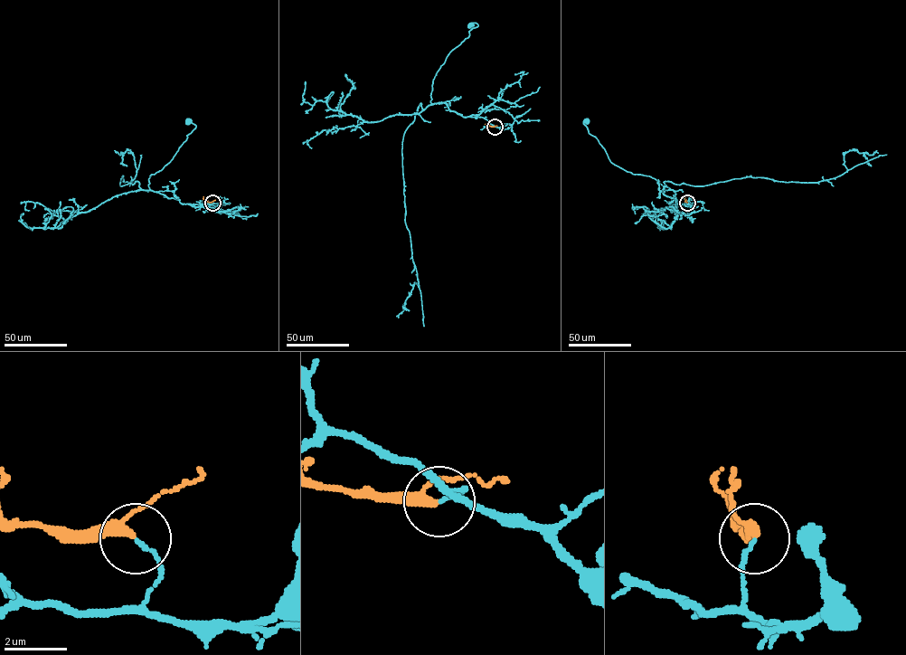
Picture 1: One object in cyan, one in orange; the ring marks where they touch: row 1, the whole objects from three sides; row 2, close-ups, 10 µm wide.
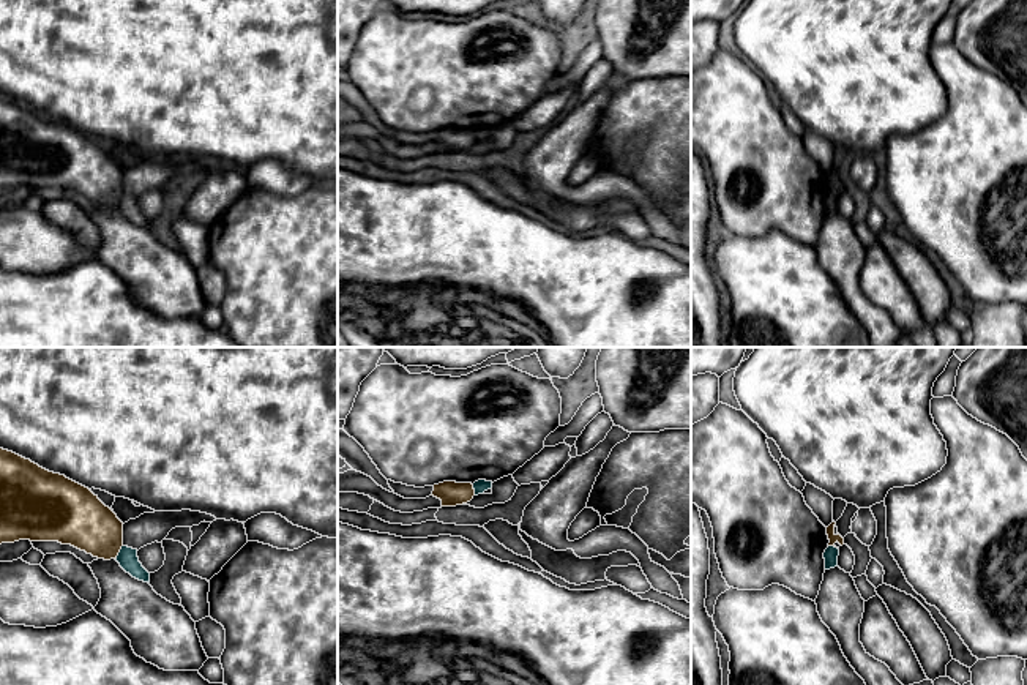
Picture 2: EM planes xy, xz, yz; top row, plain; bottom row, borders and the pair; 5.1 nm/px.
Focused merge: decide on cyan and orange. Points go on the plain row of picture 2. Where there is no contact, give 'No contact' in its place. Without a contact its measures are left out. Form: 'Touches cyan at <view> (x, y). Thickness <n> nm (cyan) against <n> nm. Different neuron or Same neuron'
Touches cyan at xy (119, 199). Thickness 100 nm (cyan) against 280 nm. Different neuron

